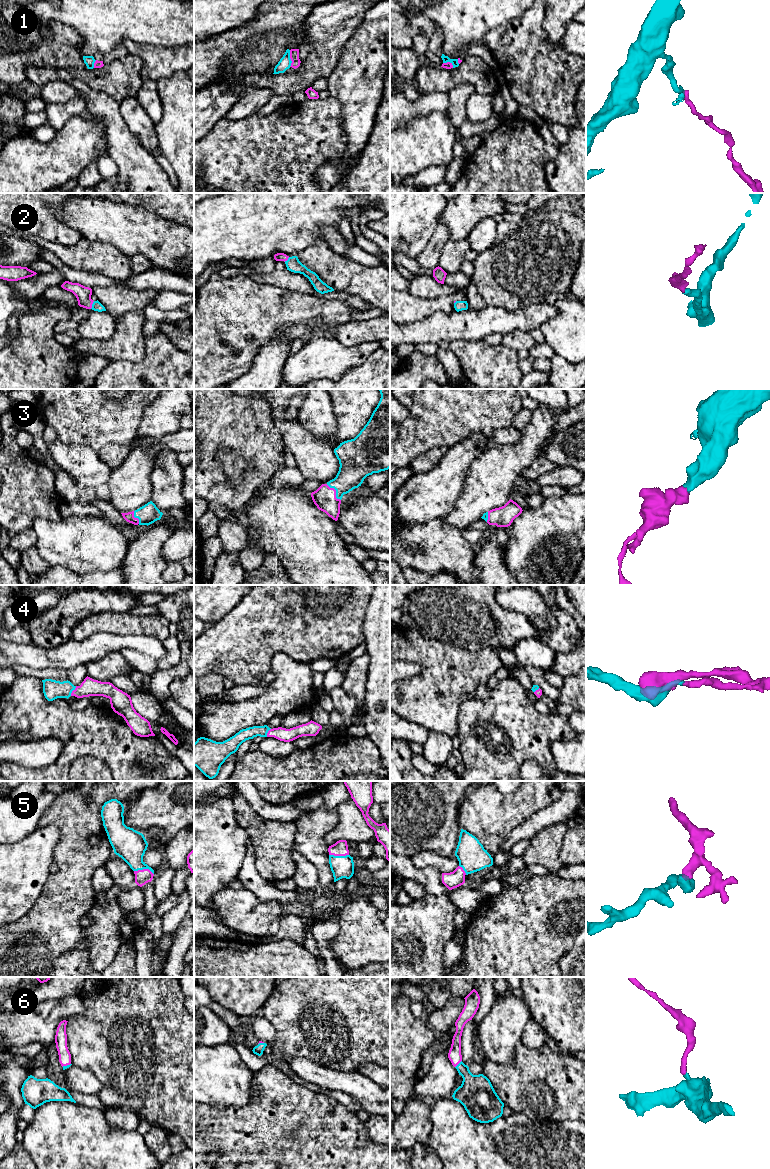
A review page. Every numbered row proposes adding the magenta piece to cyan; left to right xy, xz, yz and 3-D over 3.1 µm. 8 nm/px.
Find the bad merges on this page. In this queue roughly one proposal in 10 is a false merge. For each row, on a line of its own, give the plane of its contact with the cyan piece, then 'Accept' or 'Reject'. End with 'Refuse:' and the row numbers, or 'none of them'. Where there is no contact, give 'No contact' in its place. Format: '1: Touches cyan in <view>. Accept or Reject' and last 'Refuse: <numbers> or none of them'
1: Touches cyan in xz. Reject
2: Touches cyan in xy. Accept
3: Touches cyan in xz. Accept
4: Touches cyan in xy. Accept
5: Touches cyan in xy. Accept
6: Touches cyan in yz. Accept
Refuse: 1

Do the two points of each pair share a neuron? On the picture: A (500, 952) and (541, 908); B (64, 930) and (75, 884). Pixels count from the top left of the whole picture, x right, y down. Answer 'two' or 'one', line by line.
A: one
B: one

